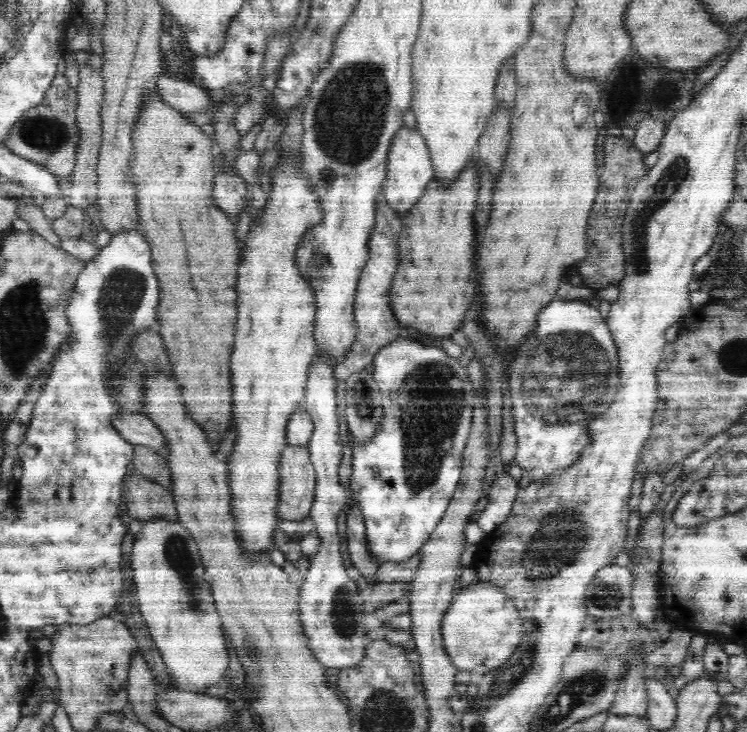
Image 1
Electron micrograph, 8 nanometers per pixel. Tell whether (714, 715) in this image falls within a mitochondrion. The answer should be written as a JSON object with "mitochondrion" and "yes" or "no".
{"mitochondrion":"no"}

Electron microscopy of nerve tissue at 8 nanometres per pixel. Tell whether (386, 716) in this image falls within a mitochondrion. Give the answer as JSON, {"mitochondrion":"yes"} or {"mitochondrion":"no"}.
{"mitochondrion":"yes"}

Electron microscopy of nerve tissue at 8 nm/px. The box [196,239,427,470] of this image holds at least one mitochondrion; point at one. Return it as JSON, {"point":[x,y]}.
{"point":[362,394]}

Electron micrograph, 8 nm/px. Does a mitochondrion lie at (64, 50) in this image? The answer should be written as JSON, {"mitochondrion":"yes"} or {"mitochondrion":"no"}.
{"mitochondrion":"no"}

